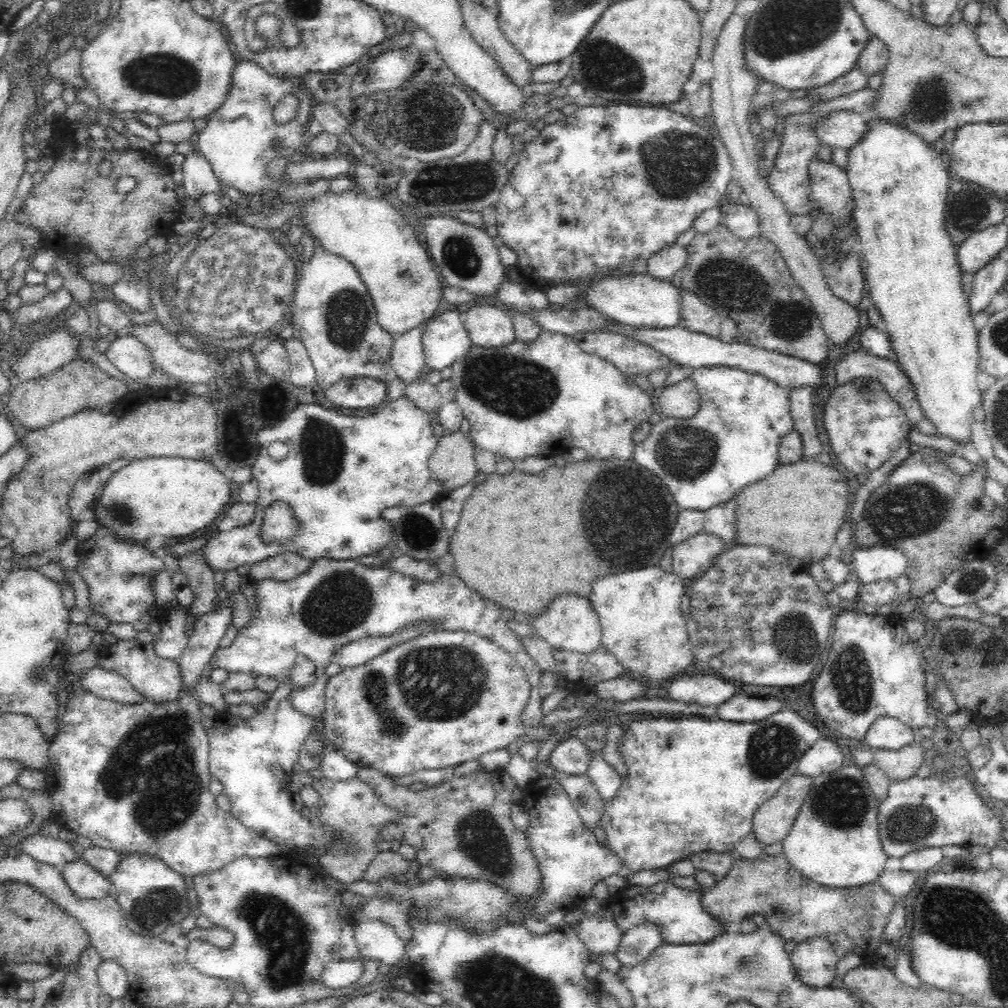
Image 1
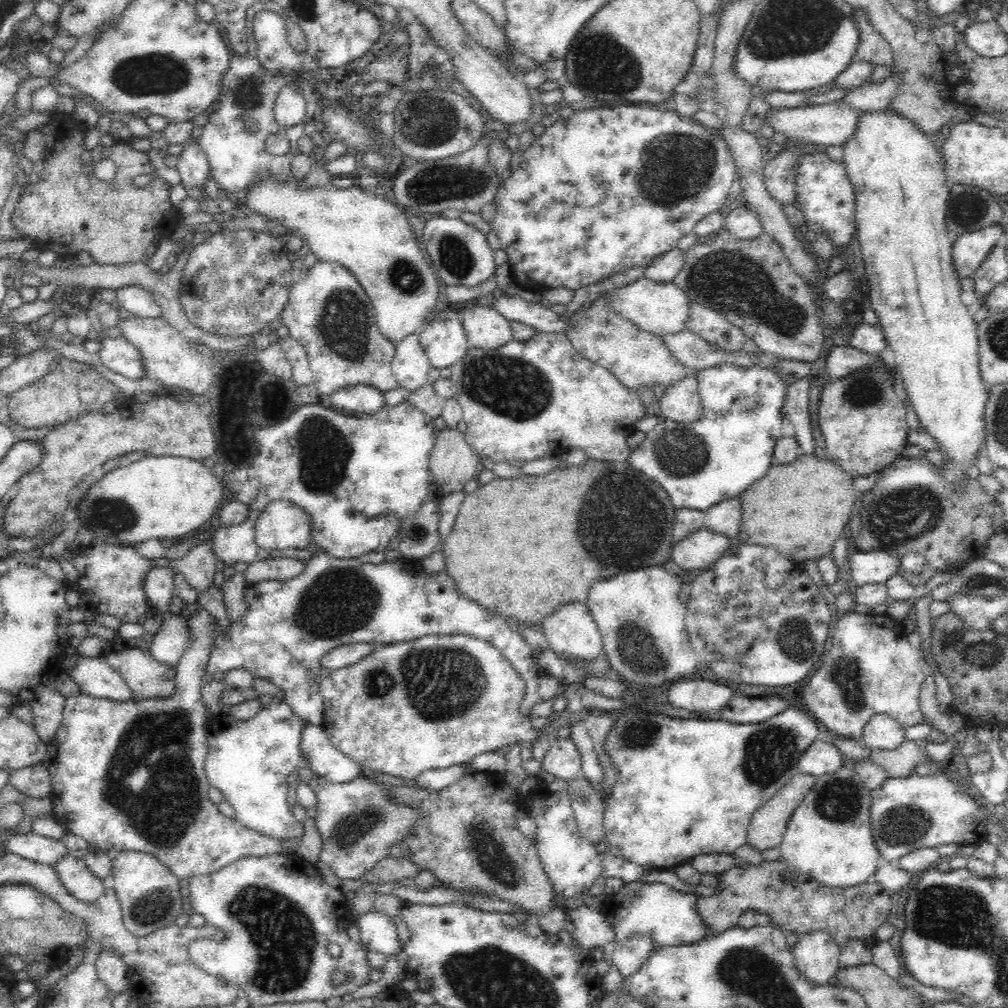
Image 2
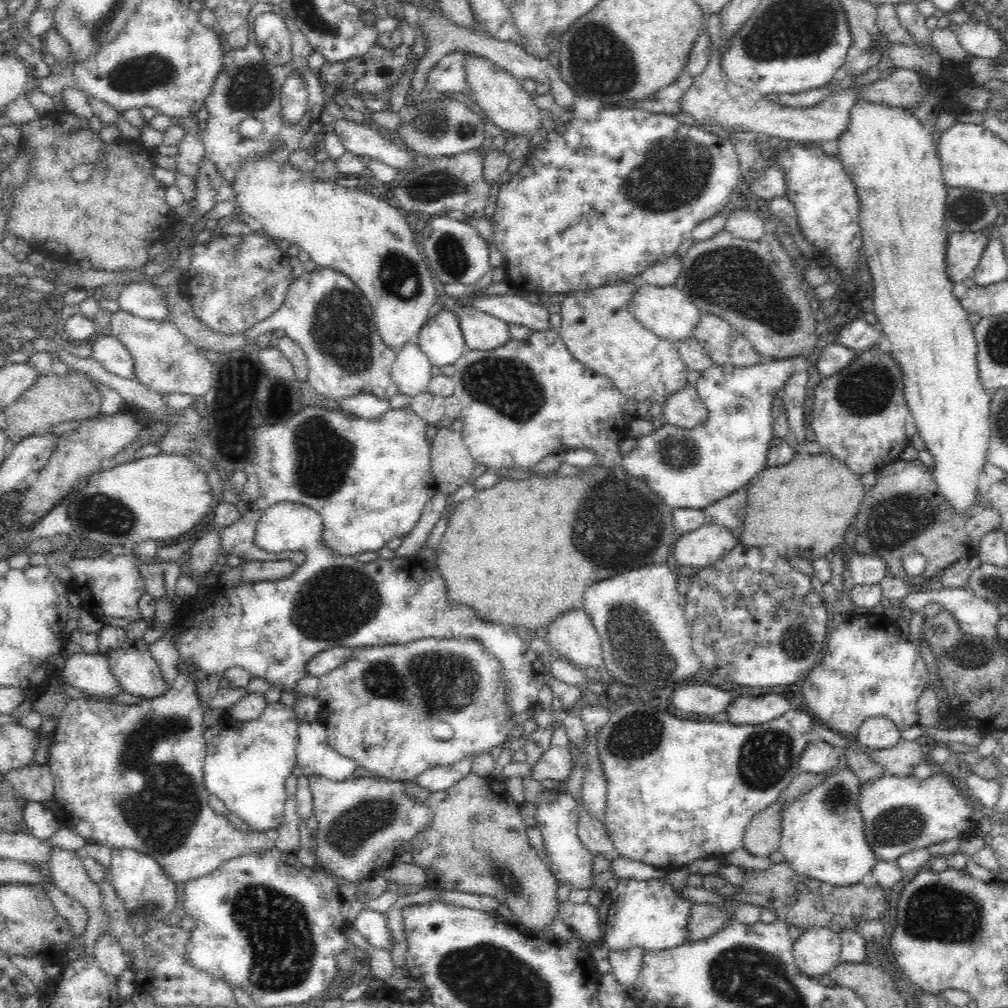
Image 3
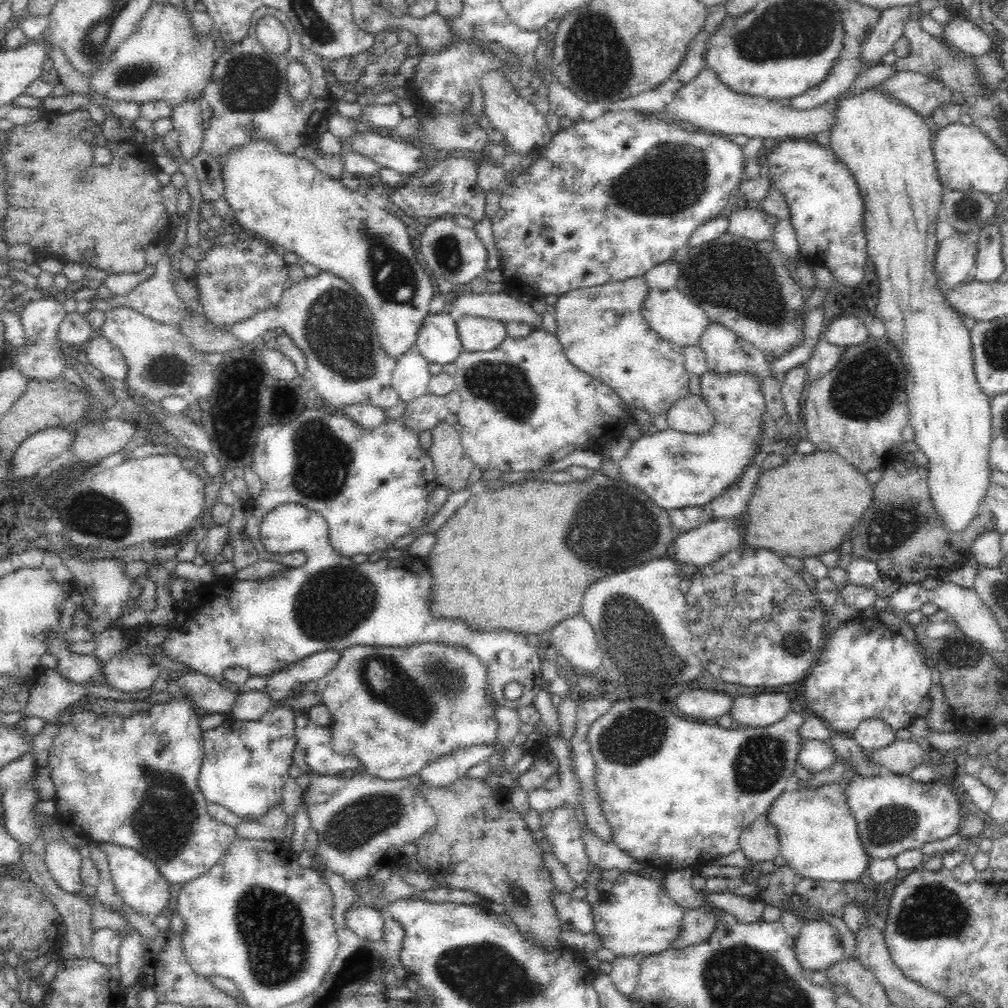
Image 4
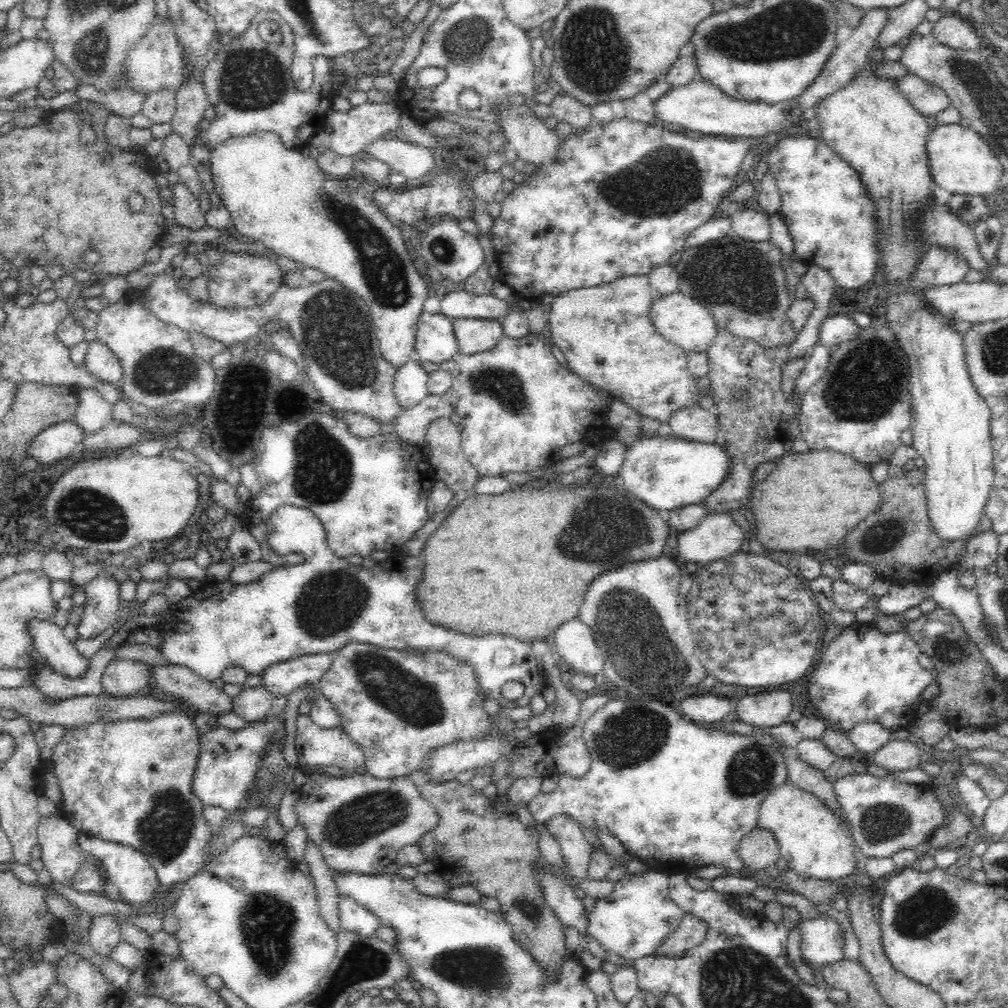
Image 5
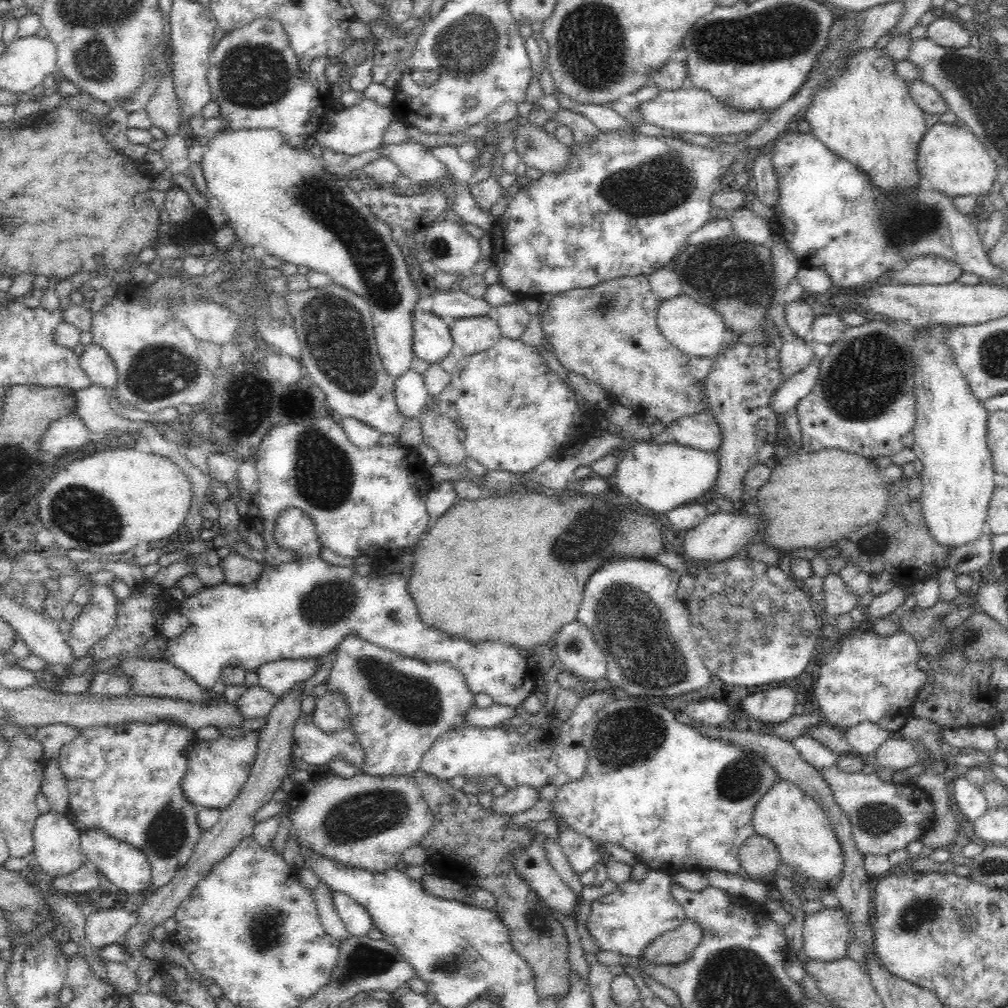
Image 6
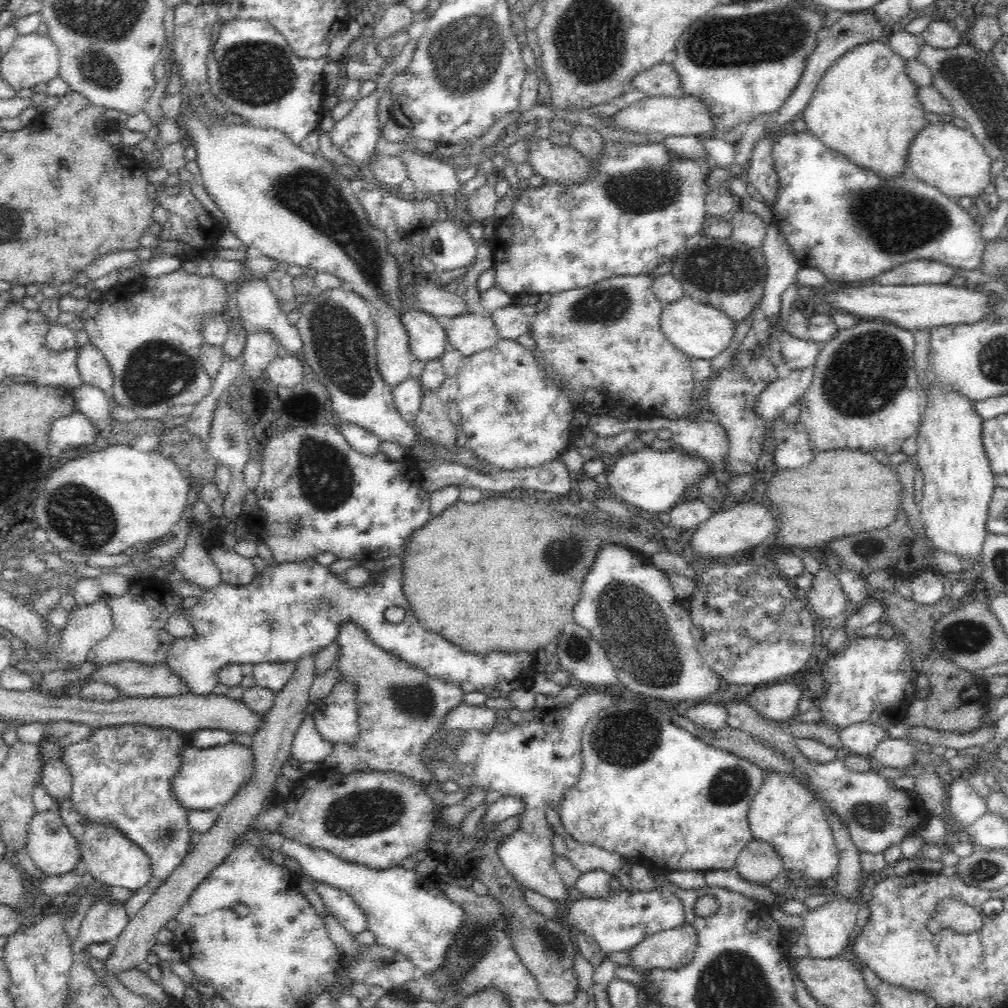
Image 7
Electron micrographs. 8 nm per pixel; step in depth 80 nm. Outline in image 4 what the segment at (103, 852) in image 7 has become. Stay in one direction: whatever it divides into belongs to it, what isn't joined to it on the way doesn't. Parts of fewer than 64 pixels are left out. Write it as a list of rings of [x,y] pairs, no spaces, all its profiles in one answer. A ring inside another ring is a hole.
[[[95,842],[95,846],[105,852],[110,868],[113,885],[118,890],[123,902],[132,906],[136,912],[151,919],[161,913],[166,913],[170,900],[170,883],[162,877],[154,862],[133,848],[126,848],[112,842]]]

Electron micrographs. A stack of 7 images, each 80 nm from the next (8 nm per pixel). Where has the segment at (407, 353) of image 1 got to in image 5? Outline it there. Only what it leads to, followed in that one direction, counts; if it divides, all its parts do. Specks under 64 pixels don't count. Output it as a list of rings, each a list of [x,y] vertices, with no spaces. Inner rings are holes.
[[[413,355],[395,372],[393,391],[402,410],[416,406],[429,395],[426,382],[428,373],[421,363]]]

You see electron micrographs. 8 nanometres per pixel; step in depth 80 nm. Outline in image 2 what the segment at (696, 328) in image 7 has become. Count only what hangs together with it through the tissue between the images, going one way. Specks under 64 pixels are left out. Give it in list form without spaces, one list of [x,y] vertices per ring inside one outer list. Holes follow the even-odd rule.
[[[644,276],[630,285],[616,288],[611,292],[611,307],[616,314],[631,320],[640,330],[659,337],[686,330],[686,321],[690,314],[689,302],[686,293],[673,282],[658,283]]]

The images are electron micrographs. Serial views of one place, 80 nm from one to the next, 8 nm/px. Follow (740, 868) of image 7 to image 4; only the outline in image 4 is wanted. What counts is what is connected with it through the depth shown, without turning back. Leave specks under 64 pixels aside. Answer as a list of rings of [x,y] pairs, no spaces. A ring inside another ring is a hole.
[[[760,815],[754,822],[743,830],[739,842],[739,849],[751,864],[773,862],[780,856],[780,843],[774,825]]]

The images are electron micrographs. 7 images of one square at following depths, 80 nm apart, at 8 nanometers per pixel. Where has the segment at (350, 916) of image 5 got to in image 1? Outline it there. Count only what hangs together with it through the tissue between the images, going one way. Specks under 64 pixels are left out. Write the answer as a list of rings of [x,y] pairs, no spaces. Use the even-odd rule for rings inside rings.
[[[364,919],[360,923],[355,923],[356,945],[360,947],[362,959],[372,959],[378,963],[384,963],[389,966],[401,964],[405,957],[406,944],[396,934],[395,929],[382,920]]]

